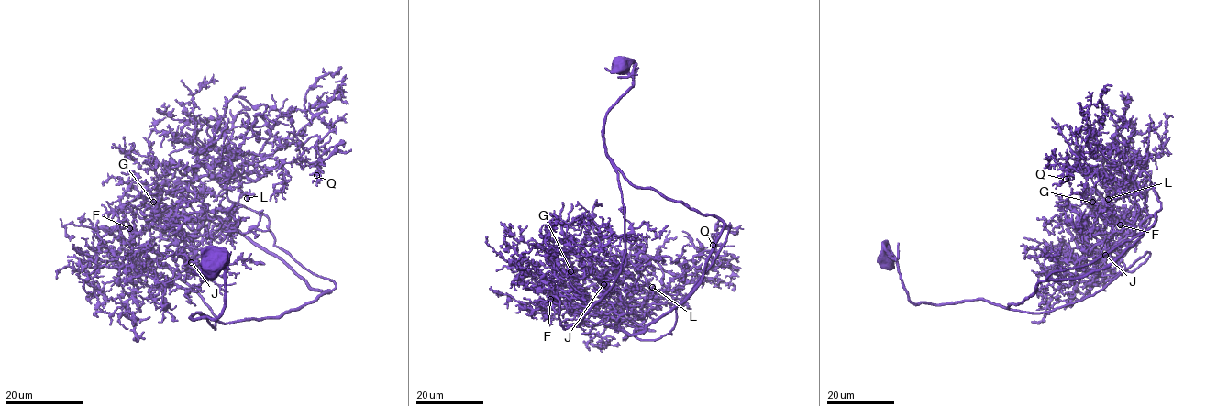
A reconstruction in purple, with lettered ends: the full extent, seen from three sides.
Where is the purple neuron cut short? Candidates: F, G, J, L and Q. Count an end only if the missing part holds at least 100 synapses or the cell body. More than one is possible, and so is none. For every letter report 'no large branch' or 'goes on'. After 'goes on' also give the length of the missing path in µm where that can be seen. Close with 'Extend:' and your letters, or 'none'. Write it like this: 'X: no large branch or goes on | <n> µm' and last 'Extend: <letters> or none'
F: no large branch
G: no large branch
J: no large branch
L: goes on | 15 µm
Q: no large branch
Extend: L

